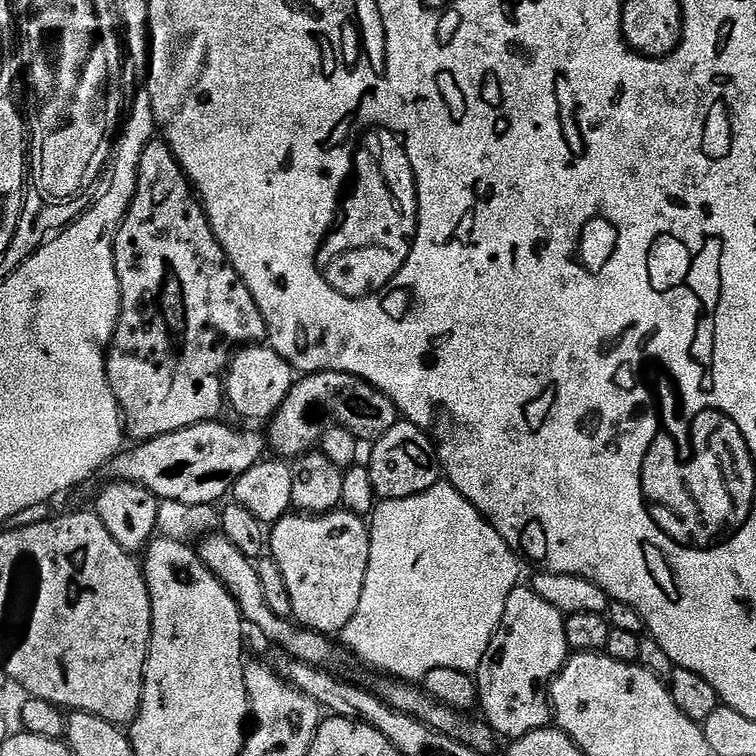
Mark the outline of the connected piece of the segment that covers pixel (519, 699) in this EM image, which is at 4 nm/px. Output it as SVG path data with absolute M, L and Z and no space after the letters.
M518 586L510 594L510 598L506 598L506 614L502 614L502 622L482 658L480 667L474 673L479 711L484 711L481 712L483 719L501 737L525 736L539 728L549 727L553 719L550 699L552 681L564 669L564 663L570 655L566 642L565 619L564 613L554 610L550 602L538 598L538 594L530 586Z

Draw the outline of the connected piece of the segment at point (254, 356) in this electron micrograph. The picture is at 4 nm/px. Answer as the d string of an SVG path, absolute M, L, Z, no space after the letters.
M266 344L247 345L229 361L225 375L225 395L229 405L244 418L267 421L276 415L294 383L294 369Z

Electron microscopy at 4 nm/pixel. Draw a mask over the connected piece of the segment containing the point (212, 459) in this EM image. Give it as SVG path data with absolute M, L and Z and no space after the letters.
M220 423L195 424L186 430L174 430L170 434L162 434L132 446L136 448L125 447L103 468L103 475L108 475L107 479L112 482L121 480L142 486L150 490L150 494L154 494L159 501L173 500L185 503L186 506L219 505L231 493L238 478L242 478L250 466L260 463L266 452L266 440L261 433L259 436L256 432L239 432L228 424Z

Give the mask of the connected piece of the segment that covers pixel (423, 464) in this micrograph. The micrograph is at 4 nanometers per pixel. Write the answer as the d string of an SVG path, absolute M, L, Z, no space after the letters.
M398 422L390 430L386 430L386 434L382 434L379 440L371 445L371 448L372 453L368 456L366 467L370 474L370 482L374 482L374 490L381 501L410 498L414 494L422 494L426 490L430 490L430 486L441 483L442 469L436 443L427 432L423 432L418 426Z

